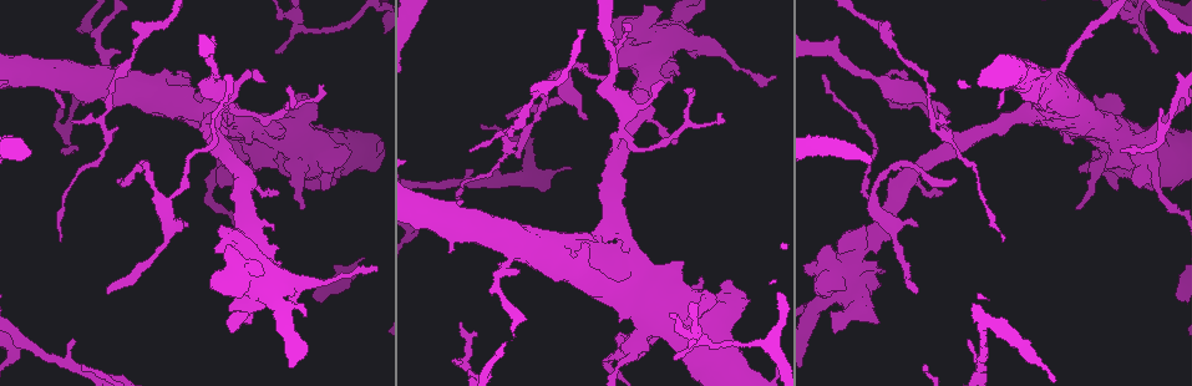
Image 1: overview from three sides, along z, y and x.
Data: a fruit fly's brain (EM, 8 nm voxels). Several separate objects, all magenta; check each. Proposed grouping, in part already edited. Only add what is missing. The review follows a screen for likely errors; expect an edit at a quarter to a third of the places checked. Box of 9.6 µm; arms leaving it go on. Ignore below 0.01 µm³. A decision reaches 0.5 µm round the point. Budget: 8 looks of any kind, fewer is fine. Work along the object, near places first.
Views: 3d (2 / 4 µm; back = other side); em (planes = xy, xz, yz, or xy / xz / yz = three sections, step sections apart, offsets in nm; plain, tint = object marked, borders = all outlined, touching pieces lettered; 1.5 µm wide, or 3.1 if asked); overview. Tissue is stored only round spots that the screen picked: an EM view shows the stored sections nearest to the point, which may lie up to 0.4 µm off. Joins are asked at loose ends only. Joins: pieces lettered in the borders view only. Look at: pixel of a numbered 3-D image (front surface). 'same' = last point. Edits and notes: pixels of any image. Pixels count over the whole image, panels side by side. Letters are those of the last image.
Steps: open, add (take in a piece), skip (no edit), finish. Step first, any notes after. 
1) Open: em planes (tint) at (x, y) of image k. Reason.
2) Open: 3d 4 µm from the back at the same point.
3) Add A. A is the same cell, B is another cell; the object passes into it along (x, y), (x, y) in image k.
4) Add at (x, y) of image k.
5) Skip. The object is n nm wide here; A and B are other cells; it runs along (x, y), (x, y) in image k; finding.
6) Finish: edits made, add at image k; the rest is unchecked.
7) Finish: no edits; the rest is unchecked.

Open: em planes (borders) at (504, 116) of image 1. An open end.

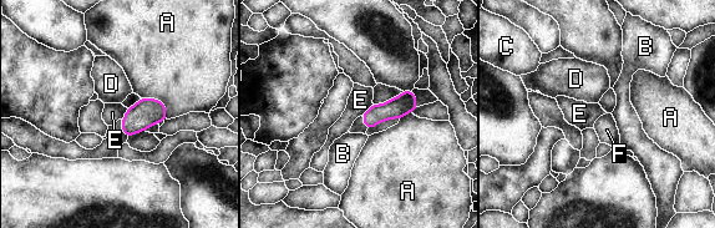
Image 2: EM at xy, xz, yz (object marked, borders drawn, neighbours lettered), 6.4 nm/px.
Add F. The longest contact is with A, 220 nm; F is the same cell, A, B, C, D and E are other cells; the cell continues.

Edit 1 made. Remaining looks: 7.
Open: overview.

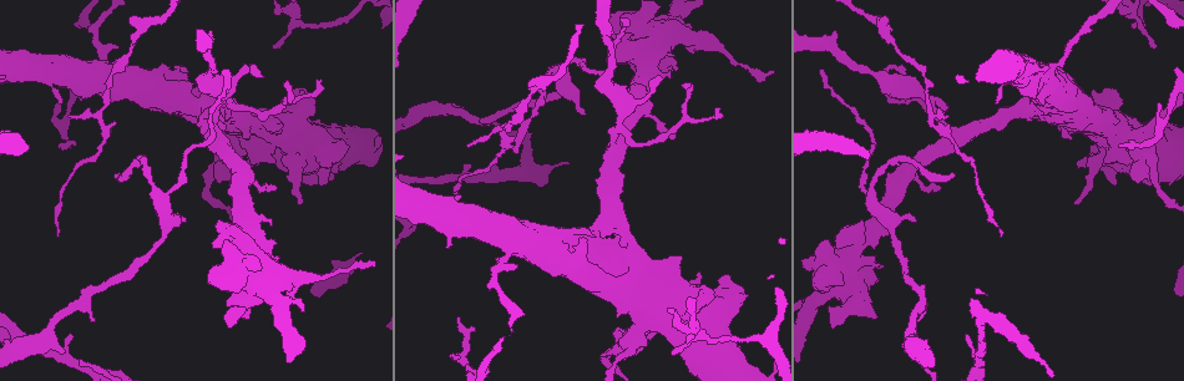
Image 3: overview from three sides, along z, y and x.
Open: 3d 4 µm at (947, 115) of image 3.

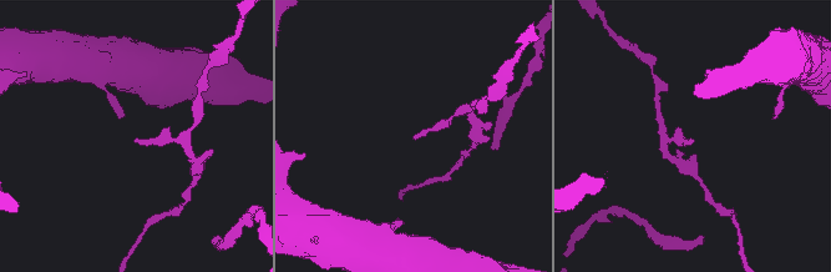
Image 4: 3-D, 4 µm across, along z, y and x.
Open: em xz step 8 (borders) at (137, 137) of image 4.

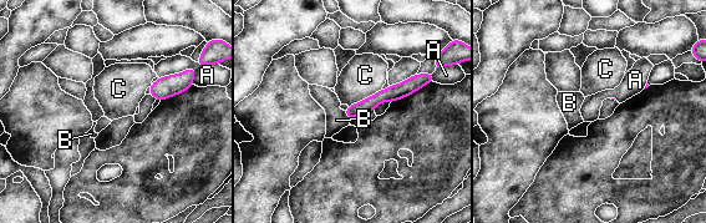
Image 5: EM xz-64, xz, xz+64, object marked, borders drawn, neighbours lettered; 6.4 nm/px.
Skip. The longest contact is with C, 260 nm; A, B and C are other cells; it runs along (421, 82), (382, 95), (349, 113) in image 5; no lettered piece goes on from it.

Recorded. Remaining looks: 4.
Open: 3d 4 µm at (617, 315) of image 3.

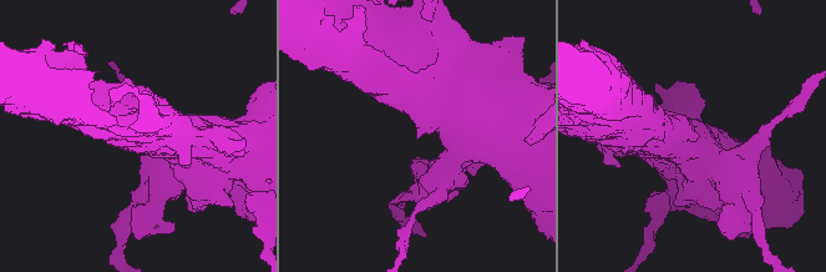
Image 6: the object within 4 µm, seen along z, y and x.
Open: em yz step 8 (tint) at (416, 135) of image 6.

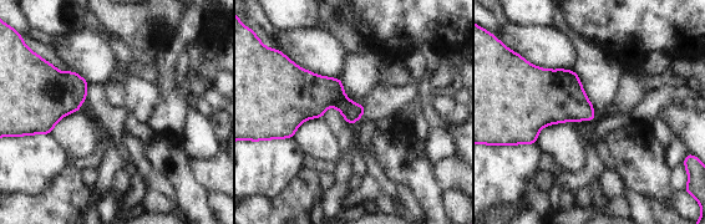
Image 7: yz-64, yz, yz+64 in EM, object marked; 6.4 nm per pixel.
Open: em xy step 4 (borders) at the same point.

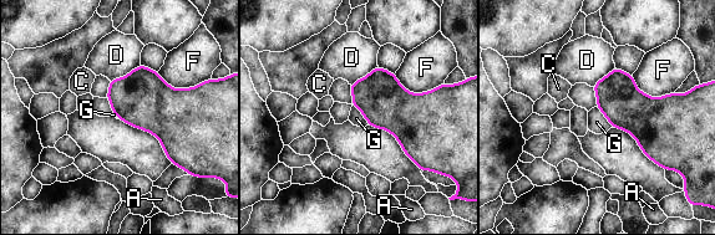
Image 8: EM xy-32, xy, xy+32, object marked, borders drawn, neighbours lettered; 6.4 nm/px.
Skip. A, C, D, F and G are other cells; no lettered piece goes on from it.

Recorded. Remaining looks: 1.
Finish: edits made, add at image 2; the rest is unchecked.

